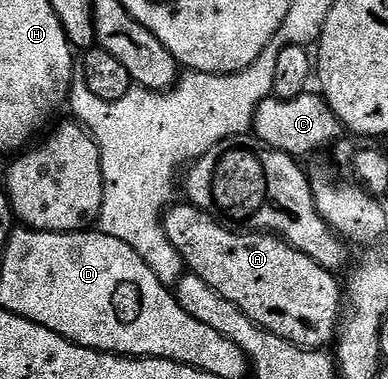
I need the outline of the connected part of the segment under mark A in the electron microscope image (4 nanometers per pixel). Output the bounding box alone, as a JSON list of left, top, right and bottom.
[162,202,344,349]

